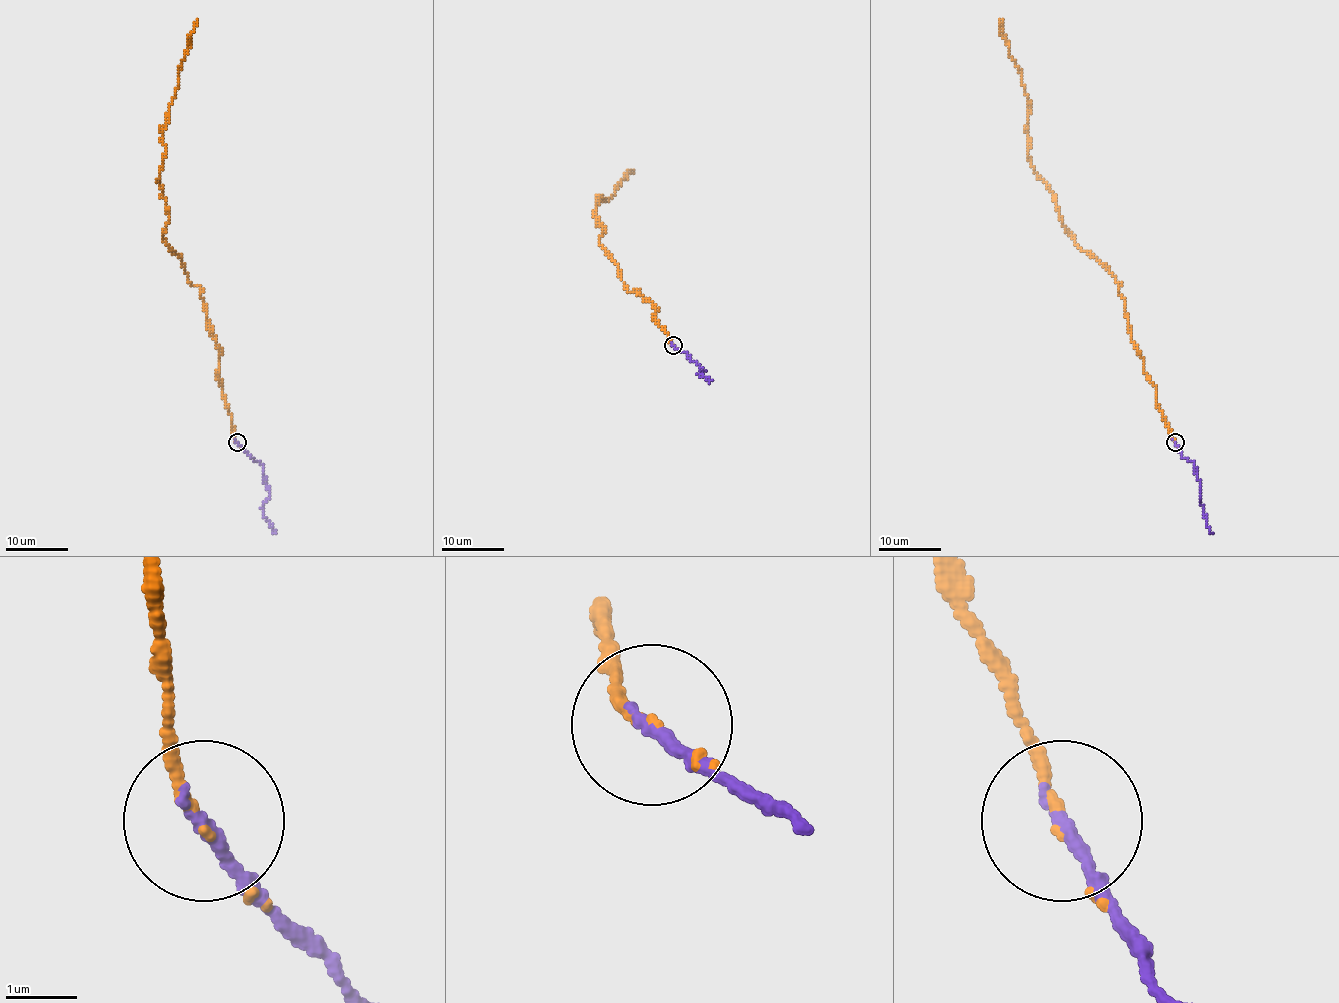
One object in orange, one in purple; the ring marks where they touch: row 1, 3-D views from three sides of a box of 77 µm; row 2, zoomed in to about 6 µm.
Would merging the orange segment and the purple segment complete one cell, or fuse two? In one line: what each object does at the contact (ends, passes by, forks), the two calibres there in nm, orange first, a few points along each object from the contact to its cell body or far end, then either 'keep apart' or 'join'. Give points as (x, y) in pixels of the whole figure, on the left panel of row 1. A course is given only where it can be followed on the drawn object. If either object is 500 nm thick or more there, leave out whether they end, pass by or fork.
orange passes by | purple ends | 80/190 nm | orange via (235, 441), (220, 347), (201, 289), (167, 246), (170, 214), (157, 178), (162, 127), (196, 20) | purple via (237, 441), (262, 466), (270, 493), (262, 513), (275, 532) | join

